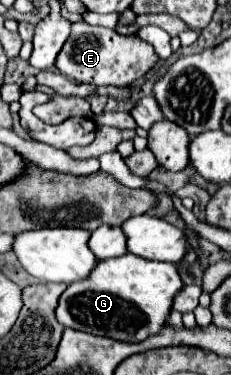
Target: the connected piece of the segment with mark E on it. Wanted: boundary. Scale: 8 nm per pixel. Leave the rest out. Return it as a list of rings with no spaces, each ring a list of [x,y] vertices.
[[[80,20],[72,24],[72,36],[66,40],[60,56],[56,58],[56,68],[76,82],[88,82],[96,86],[130,86],[150,68],[154,68],[158,60],[160,58],[154,46],[140,40],[138,36],[122,36],[116,30],[104,26],[90,26]]]

